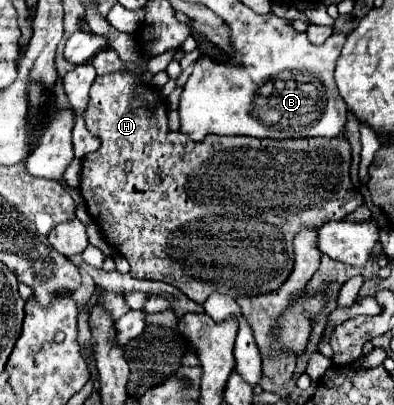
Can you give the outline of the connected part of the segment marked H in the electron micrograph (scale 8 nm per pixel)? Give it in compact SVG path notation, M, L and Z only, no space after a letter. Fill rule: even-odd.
M120 72L104 74L94 80L84 118L86 118L86 128L94 136L100 138L100 148L92 154L86 154L82 160L80 194L86 202L88 214L100 226L106 242L130 262L132 278L160 280L160 282L172 284L198 304L202 304L212 292L220 292L220 294L228 294L236 298L236 296L258 296L258 294L276 290L292 272L292 266L294 266L292 240L302 228L318 228L320 224L330 222L330 220L344 220L348 214L352 214L352 210L364 204L364 198L354 190L350 182L350 144L346 138L260 140L260 138L248 138L248 136L208 136L208 140L200 144L192 144L192 140L184 140L180 132L168 132L168 108L166 108L166 102L158 96L158 90L144 86L140 76L120 74ZM190 148L192 148L192 154L182 158L182 152Z

